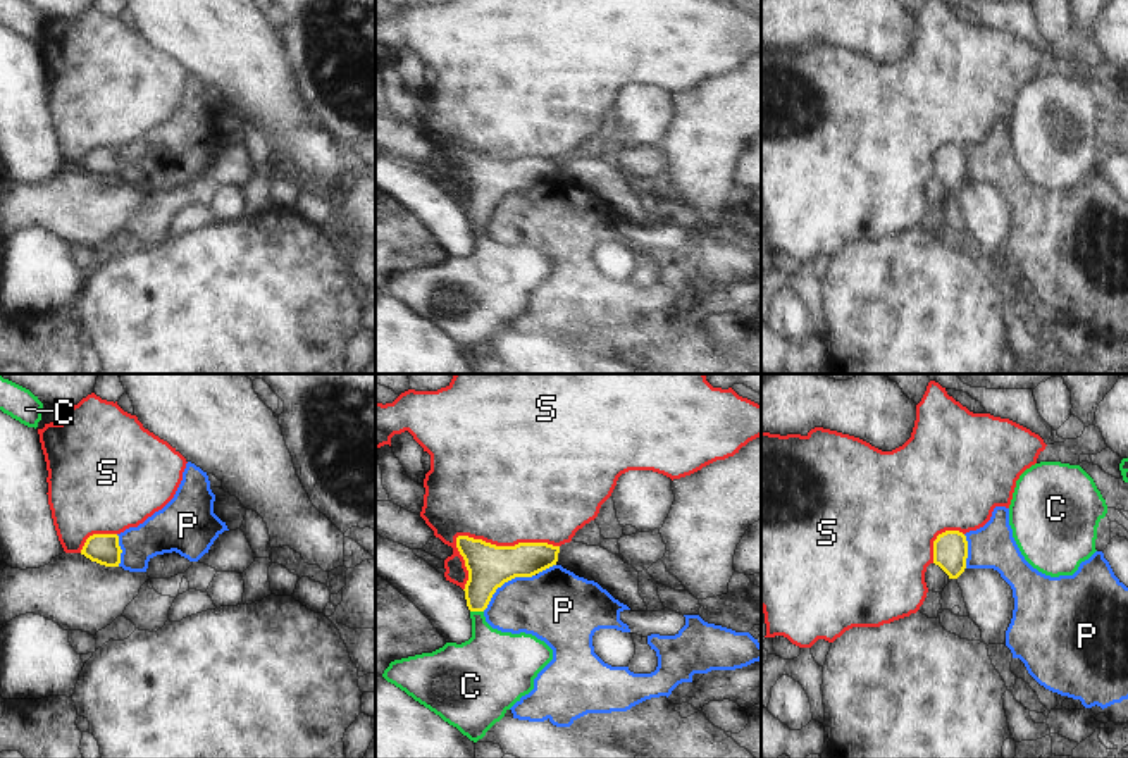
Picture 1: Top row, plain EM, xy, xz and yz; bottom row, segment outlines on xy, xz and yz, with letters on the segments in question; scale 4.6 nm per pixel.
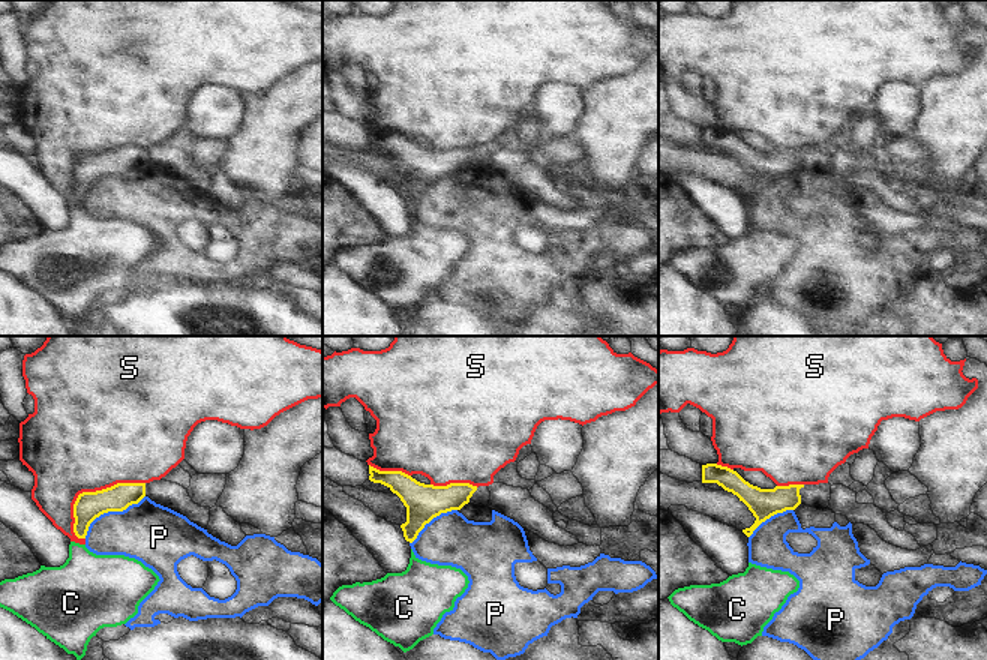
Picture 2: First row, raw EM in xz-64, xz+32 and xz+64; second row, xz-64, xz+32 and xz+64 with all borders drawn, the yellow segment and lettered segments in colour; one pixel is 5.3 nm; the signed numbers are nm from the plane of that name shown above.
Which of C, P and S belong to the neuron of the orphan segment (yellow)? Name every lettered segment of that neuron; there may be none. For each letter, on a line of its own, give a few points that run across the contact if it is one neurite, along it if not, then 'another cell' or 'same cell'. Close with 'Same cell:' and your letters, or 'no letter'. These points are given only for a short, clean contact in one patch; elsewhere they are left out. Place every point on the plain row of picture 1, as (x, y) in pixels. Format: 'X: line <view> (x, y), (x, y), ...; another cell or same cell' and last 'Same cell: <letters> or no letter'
C: line xz (489, 181), (477, 207), (477, 224), (477, 236), (491, 276); same cell
P: line xz (534, 188), (505, 195), (483, 224); another cell
S: another cell
Same cell: C

